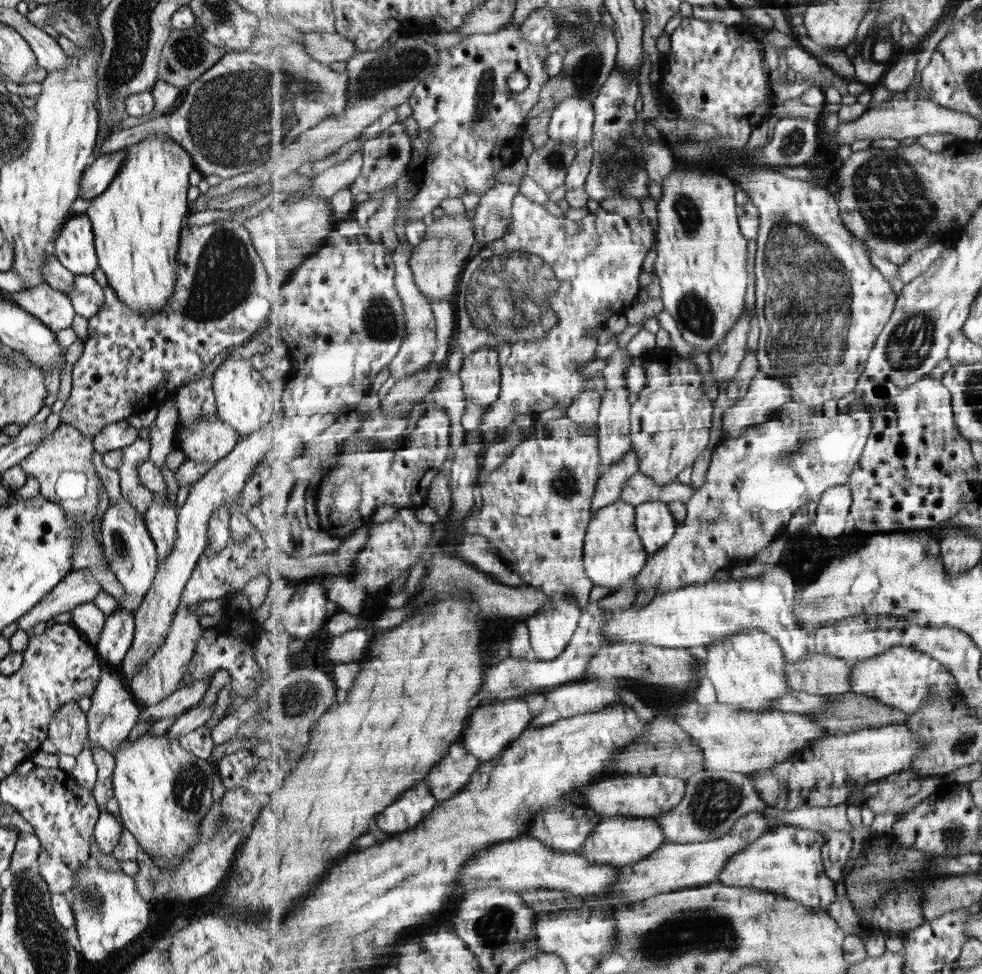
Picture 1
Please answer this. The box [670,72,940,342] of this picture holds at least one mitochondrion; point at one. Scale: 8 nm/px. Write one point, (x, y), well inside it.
(695, 313)

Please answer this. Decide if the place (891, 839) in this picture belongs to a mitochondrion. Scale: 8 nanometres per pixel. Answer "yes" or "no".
no

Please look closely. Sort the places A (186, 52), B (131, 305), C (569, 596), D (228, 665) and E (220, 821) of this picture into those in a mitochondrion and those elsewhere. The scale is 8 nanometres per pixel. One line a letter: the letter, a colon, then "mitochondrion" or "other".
A: mitochondrion
B: other
C: other
D: other
E: mitochondrion

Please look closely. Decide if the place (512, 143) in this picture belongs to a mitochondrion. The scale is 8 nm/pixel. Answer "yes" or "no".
no

